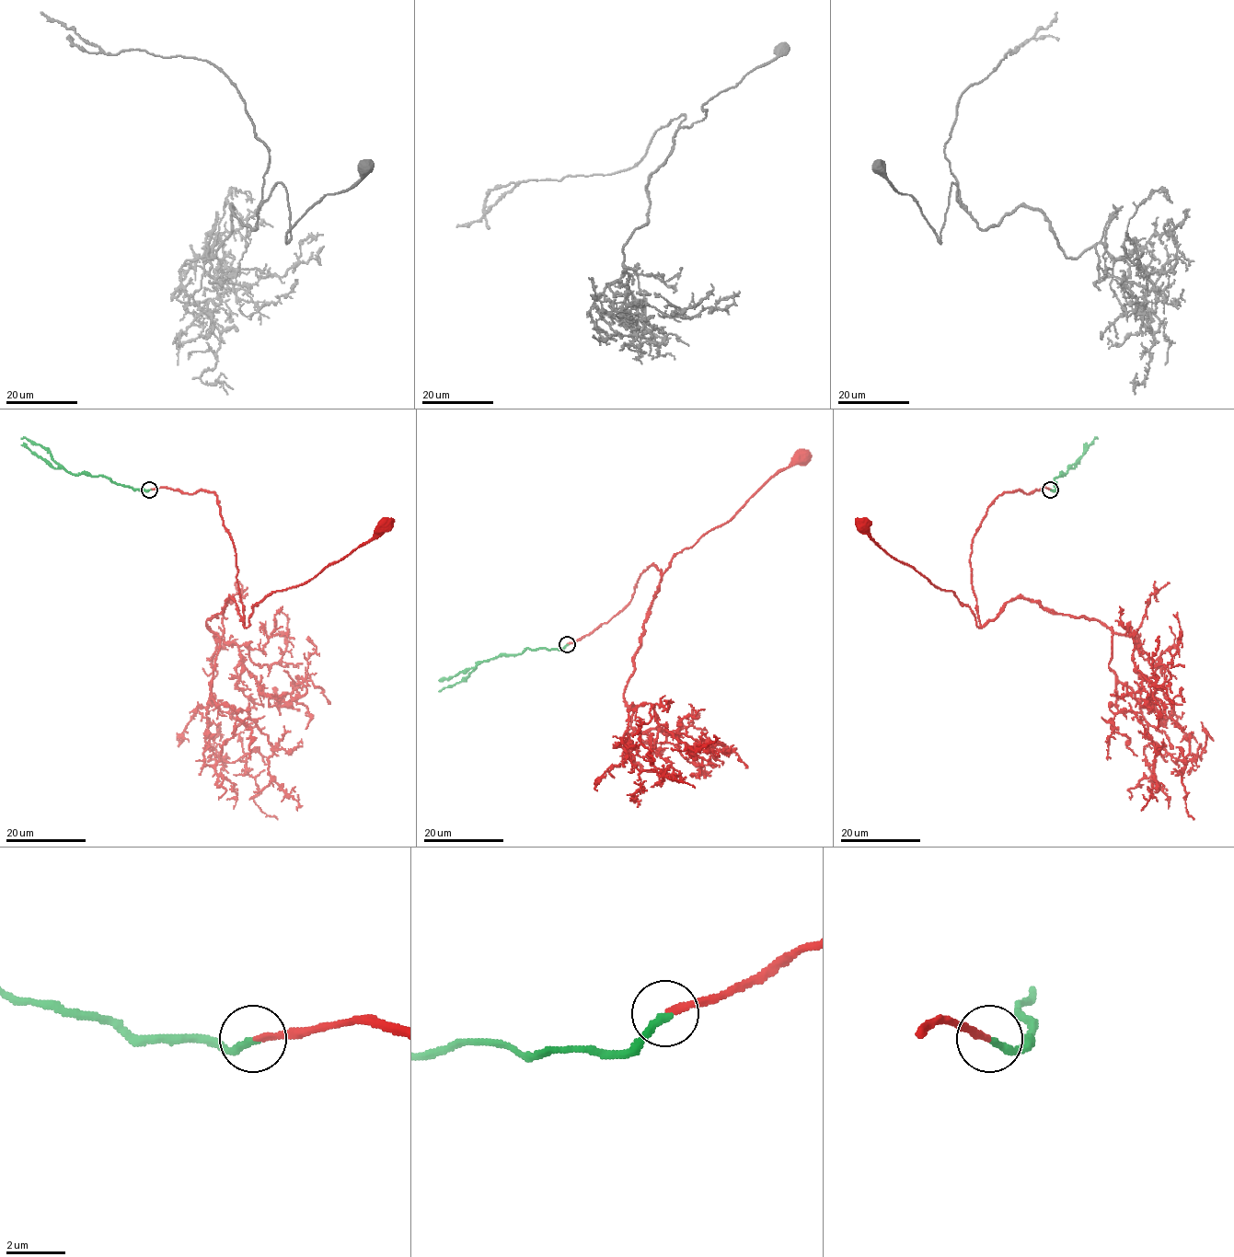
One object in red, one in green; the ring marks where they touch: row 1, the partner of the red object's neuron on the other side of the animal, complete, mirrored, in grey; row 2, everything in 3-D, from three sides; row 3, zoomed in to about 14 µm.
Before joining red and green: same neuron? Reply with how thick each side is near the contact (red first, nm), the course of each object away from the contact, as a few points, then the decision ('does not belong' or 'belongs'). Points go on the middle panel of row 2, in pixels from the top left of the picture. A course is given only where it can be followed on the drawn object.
190/280 nm | red via (567, 644), (616, 615), (649, 567), (653, 563), (663, 573), (677, 552), (726, 523), (801, 456) | green via (567, 644), (561, 650), (526, 648), (521, 653), (483, 660), (464, 679), (438, 691) | belongs

